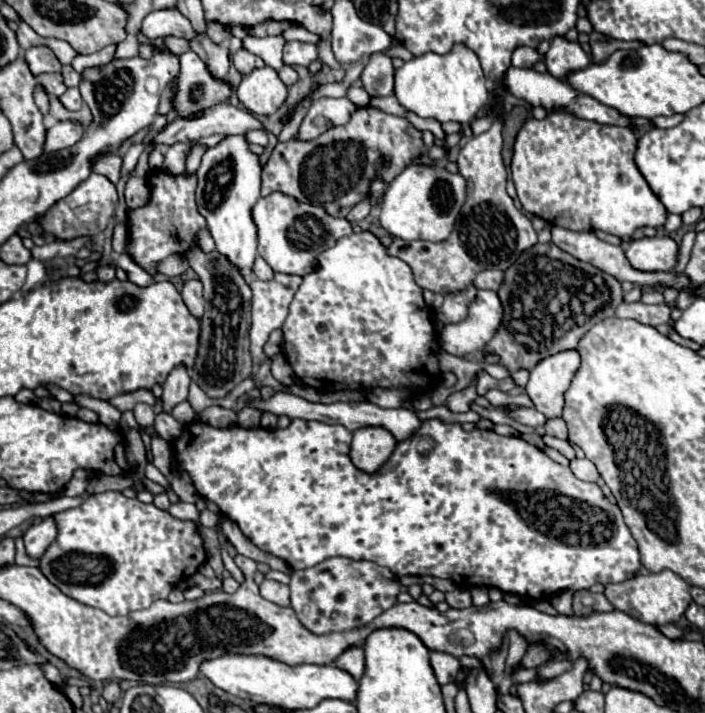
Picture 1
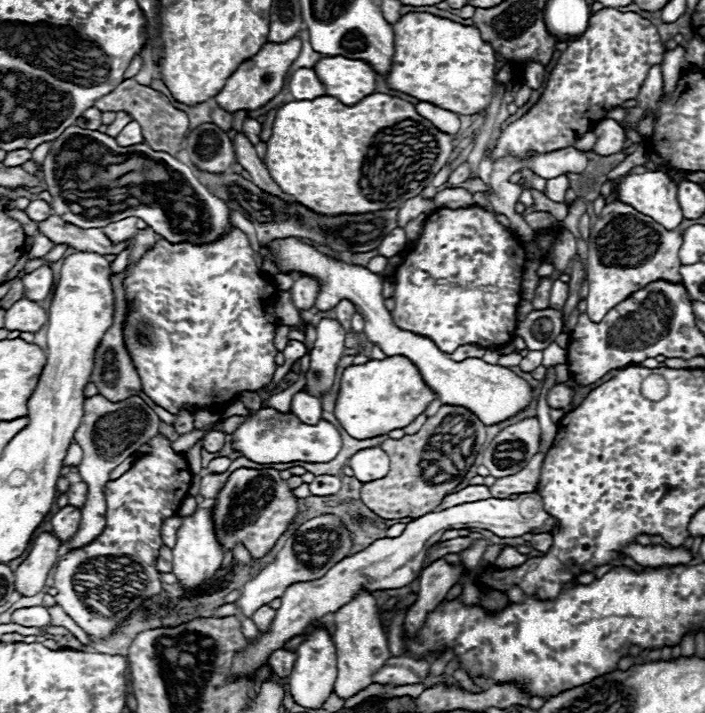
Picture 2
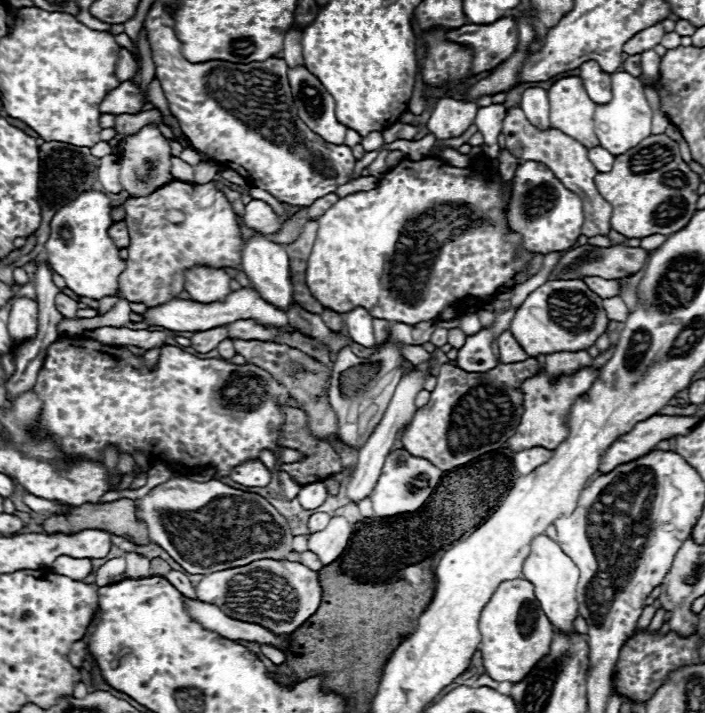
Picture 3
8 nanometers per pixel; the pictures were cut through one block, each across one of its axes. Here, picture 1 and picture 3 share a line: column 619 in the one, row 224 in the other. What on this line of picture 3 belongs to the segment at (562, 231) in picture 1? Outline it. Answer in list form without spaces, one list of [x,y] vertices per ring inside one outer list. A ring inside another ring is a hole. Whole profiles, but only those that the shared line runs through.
[[[262,200],[250,202],[248,210],[244,210],[244,222],[248,228],[262,234],[274,234],[280,230],[280,216]]]

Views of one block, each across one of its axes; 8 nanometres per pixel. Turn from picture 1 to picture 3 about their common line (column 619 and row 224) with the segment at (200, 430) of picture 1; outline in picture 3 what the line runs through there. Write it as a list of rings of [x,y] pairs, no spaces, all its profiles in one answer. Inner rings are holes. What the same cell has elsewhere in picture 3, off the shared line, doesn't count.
[[[522,162],[512,178],[512,194],[506,208],[506,220],[512,232],[522,236],[522,248],[526,252],[558,252],[576,244],[582,234],[584,210],[578,194],[564,188],[564,184],[552,174],[552,170],[540,162]]]

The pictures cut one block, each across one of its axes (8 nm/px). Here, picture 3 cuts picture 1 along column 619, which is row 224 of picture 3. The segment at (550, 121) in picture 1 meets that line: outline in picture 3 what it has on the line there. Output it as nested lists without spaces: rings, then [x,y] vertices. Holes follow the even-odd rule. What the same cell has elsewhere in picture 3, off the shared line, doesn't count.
[[[168,182],[150,196],[128,198],[124,204],[126,226],[130,234],[126,270],[120,274],[118,294],[128,302],[142,302],[148,308],[162,306],[178,298],[184,290],[184,270],[194,266],[238,268],[242,258],[240,228],[228,198],[208,184]],[[180,212],[182,220],[172,222],[168,214]]]

